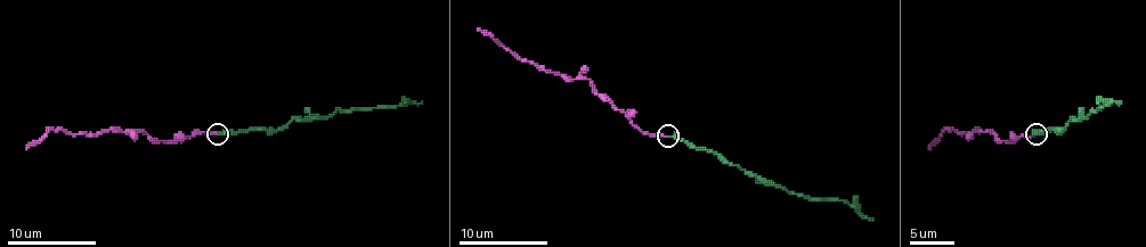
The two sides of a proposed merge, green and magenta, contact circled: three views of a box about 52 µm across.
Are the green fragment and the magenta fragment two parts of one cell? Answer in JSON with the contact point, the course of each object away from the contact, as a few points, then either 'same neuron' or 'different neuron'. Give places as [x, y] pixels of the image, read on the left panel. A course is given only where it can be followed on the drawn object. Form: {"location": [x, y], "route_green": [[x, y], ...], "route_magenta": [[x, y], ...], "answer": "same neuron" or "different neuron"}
{"location": [217, 133], "route_green": [[217, 134], [271, 130], [294, 118], [323, 118], [338, 109], [396, 107], [422, 101]], "route_magenta": [[217, 134], [194, 132], [170, 141], [154, 141], [146, 132], [88, 134], [48, 130], [26, 149]], "answer": "same neuron"}

